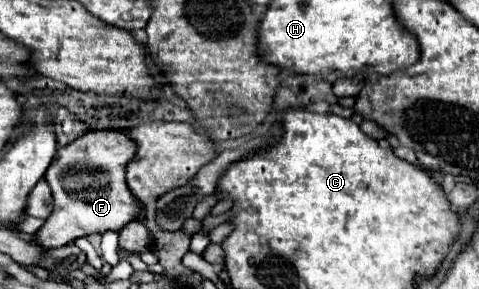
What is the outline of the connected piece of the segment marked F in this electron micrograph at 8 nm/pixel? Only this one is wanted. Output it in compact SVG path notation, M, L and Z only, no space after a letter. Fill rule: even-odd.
M112 129L86 131L70 145L60 147L46 171L46 181L54 193L54 211L34 235L36 241L46 249L56 249L78 237L106 231L118 233L130 221L138 219L142 207L130 189L126 189L126 165L130 163L130 157L134 157L134 141L130 141L126 133ZM92 179L104 181L100 181L100 185L94 183L92 187Z

